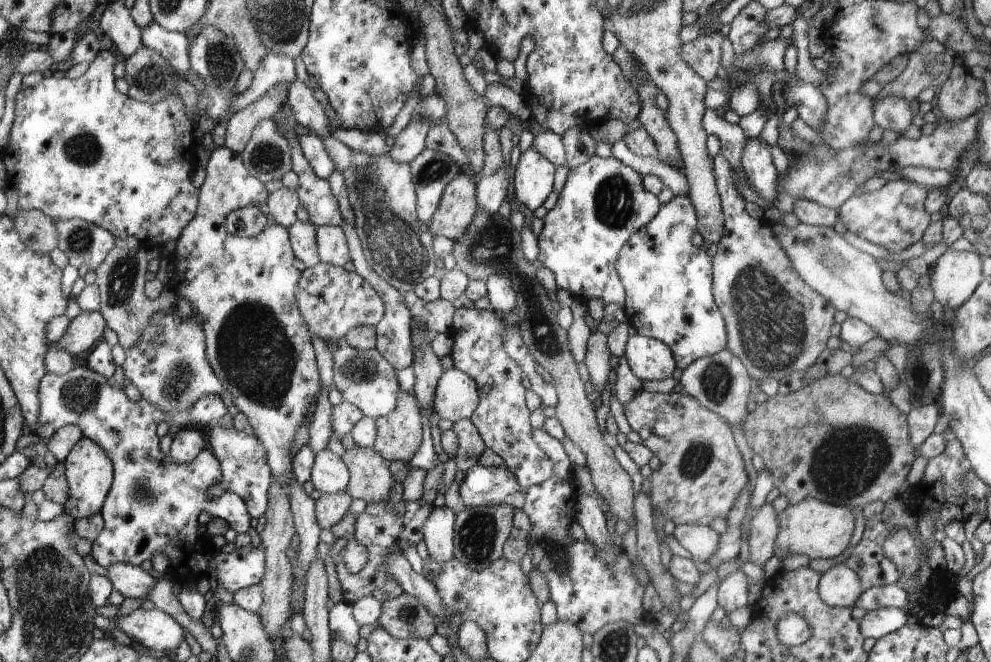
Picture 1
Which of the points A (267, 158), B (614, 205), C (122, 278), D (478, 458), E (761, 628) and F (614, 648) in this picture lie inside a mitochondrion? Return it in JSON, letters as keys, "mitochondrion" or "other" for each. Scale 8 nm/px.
{"A":"mitochondrion","B":"mitochondrion","C":"mitochondrion","D":"other","E":"other","F":"mitochondrion"}

